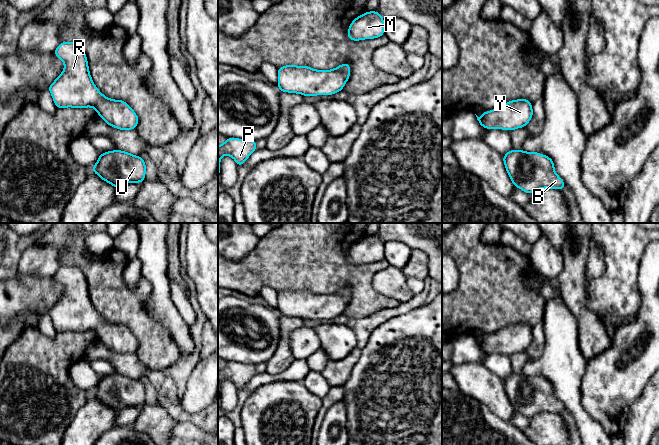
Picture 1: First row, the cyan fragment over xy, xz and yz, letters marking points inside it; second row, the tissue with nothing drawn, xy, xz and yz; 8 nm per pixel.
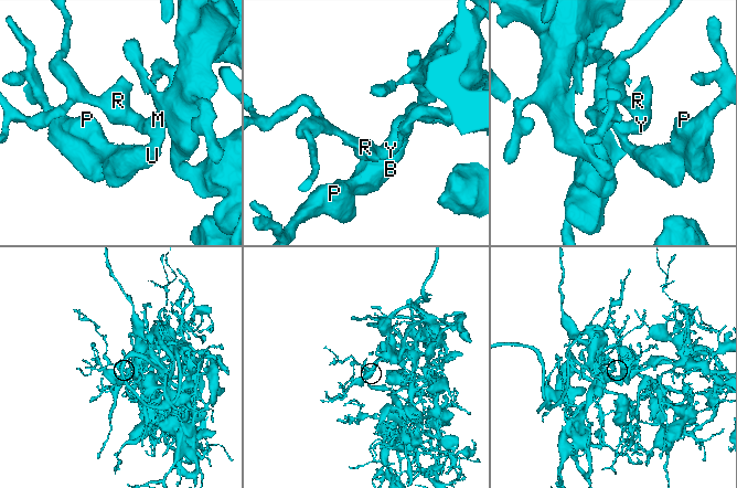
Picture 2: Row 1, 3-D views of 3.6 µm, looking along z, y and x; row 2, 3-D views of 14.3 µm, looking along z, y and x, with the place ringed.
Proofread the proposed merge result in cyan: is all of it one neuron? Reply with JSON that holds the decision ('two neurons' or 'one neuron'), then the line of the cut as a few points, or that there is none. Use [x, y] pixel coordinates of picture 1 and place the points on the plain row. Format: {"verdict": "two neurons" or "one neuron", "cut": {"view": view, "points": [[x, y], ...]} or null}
{"verdict": "one neuron", "cut": null}

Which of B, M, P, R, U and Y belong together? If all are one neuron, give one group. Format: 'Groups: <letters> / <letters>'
Groups: B M P R U Y

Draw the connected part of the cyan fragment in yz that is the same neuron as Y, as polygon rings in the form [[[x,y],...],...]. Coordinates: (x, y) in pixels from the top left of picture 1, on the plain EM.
[[[527,323],[509,325],[496,333],[482,337],[477,344],[481,351],[488,354],[498,352],[502,354],[515,354],[525,351],[533,340],[532,327]]]

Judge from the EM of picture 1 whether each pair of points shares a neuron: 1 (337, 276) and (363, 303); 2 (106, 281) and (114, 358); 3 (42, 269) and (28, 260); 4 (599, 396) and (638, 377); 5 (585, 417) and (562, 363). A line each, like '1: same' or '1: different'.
1: same
2: different
3: same
4: same
5: same

